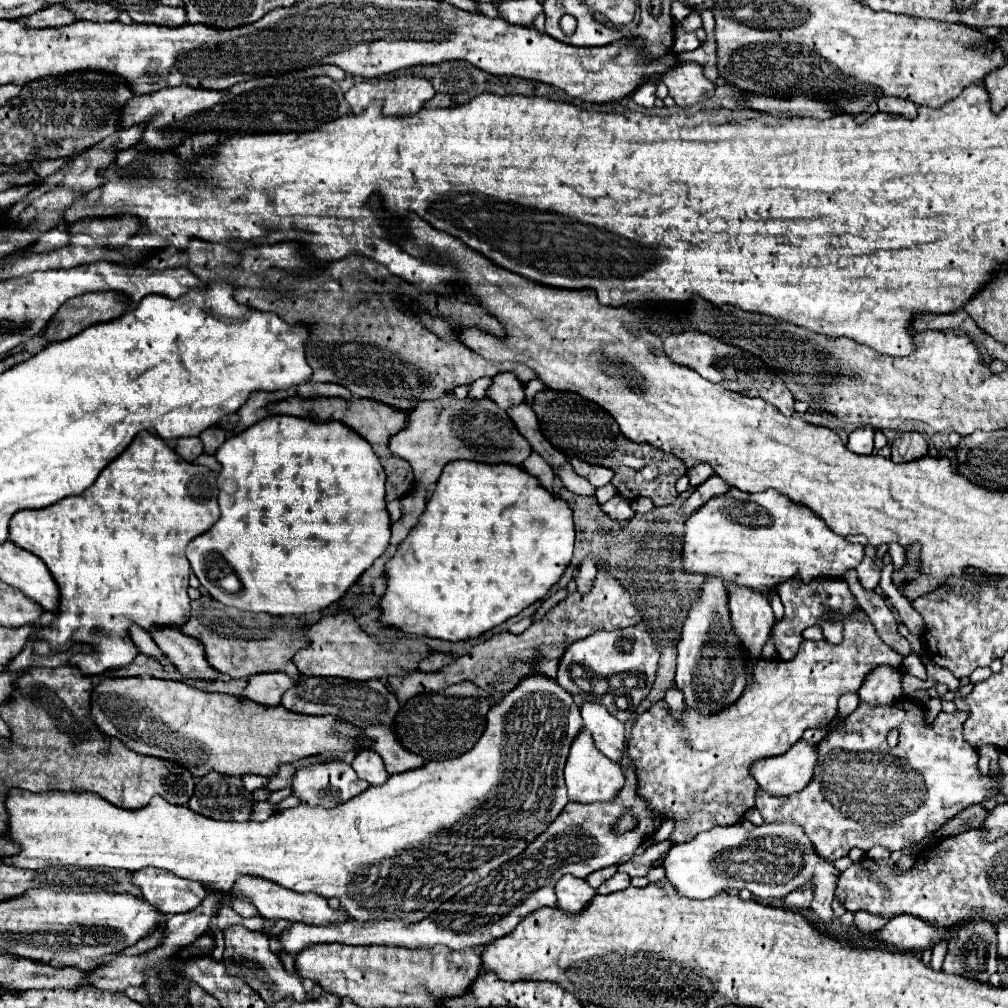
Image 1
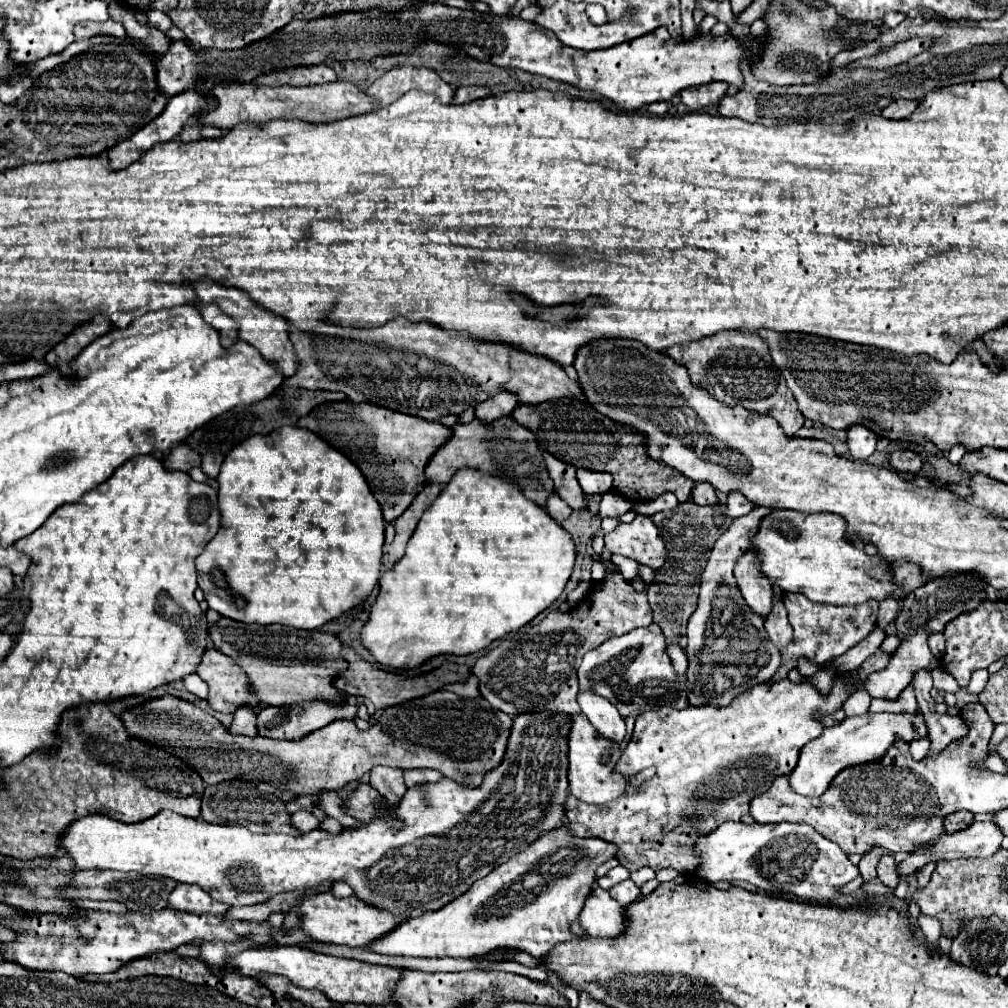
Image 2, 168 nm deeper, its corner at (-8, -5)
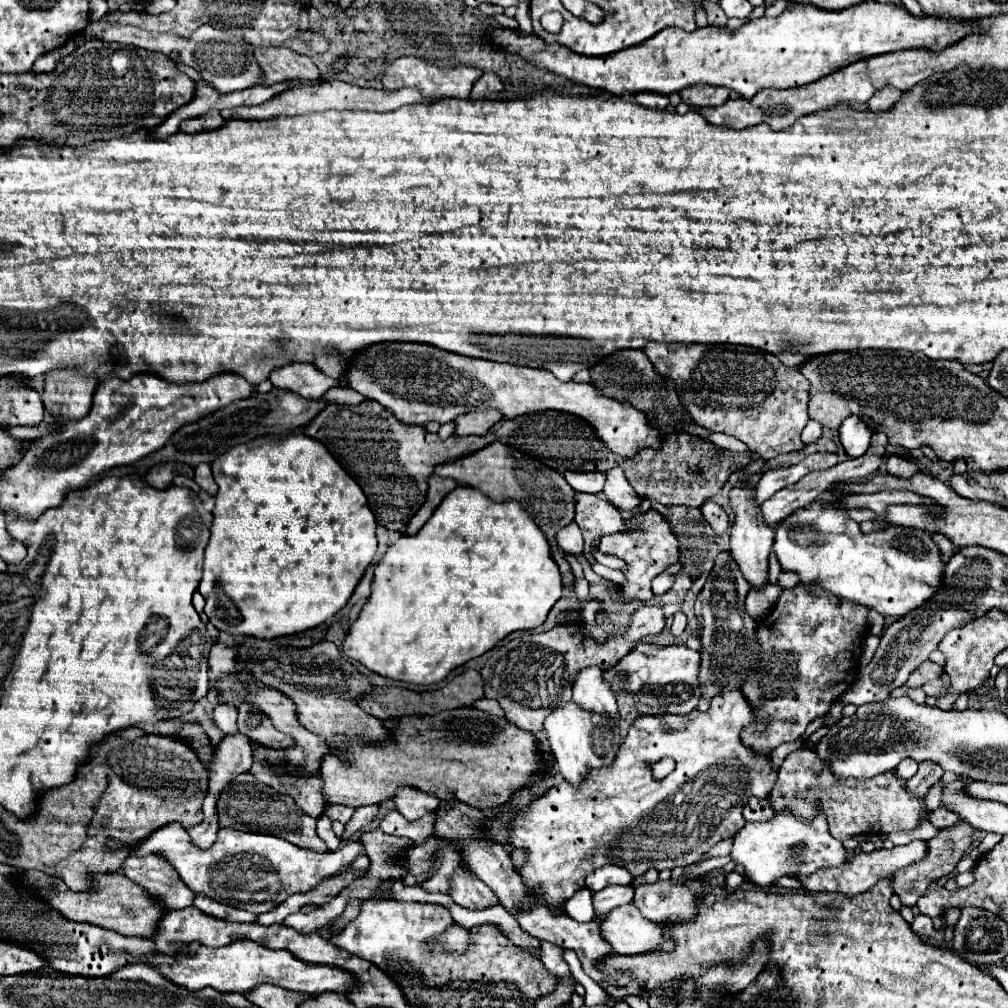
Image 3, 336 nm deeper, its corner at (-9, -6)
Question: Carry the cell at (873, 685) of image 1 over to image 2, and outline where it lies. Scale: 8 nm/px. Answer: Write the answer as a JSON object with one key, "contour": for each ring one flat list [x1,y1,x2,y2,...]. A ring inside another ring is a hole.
{"contour":[[967,573,967,575,953,575,953,577,943,577,943,579,931,579,925,585,921,585,919,589,911,591,903,601,901,601,901,609,897,613,895,619,895,627,897,627,897,637,903,639,901,647,891,655,891,661,887,665,887,669,883,671,875,671,867,677,865,681,865,689,869,691,871,697,879,697,879,699,897,699,901,695,901,691,911,683,913,673,917,669,927,667,933,661,933,653,927,647,927,637,931,633,943,631,943,627,955,619,957,615,975,609,981,601,983,601,983,587,985,583]]}

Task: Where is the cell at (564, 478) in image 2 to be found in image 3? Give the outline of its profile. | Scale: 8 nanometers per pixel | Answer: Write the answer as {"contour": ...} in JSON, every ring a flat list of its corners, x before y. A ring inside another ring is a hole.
{"contour":[[578,494,576,502,576,524,580,526,586,542,586,554,590,552,590,544,604,536,616,532,628,532,630,526,622,518,616,506,608,500,598,498,594,494]]}

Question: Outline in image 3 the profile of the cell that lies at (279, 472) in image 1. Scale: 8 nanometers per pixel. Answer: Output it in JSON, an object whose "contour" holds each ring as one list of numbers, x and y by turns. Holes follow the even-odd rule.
{"contour":[[290,432,284,438,278,438,276,442,270,442,268,437,260,437,246,444,234,446,222,456,218,456,212,464,212,474,218,484,218,494,212,510,212,526,210,526,210,542,206,546,206,558,204,558,204,576,200,580,198,592,204,596,206,606,204,614,208,616,208,622,230,636,244,634,244,636,256,636,264,640,280,638,280,636,290,636,298,634,310,628,316,628,330,620,338,610,346,606,350,600,356,584,360,582,364,564,368,566,376,554,376,518,372,510,368,508,368,500,362,492,362,488,342,470,342,466,334,460,334,456,329,449,320,441,301,432]]}

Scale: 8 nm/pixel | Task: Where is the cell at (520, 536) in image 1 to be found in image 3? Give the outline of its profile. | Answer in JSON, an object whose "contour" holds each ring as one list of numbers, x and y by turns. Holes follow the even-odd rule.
{"contour":[[458,486,442,500,442,504,432,514,432,518,414,536,400,536,400,540,396,540,392,546,388,546,386,554,374,568,372,594,366,600,366,604,362,606,358,620,352,622,342,650,350,660,360,662,362,666,366,666,368,670,372,670,380,676,410,682,410,684,424,684,424,686,436,684,436,682,442,682,454,668,492,650,508,634,512,634,516,630,534,630,540,624,544,624,550,608,558,602,560,594,562,594,562,578,560,578,560,570,558,570,556,562,552,560,550,546,548,546,542,530,534,524,534,520,530,520,530,516,522,510,522,506,518,502,500,504,500,502,494,502,488,496,484,496,480,490,474,490,468,486]]}

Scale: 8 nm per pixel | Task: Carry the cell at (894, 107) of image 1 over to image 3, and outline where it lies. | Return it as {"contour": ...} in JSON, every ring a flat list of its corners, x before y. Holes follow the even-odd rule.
{"contour":[[884,86,882,90,878,90,878,94,874,94,874,98,870,98,870,104,868,108,870,110,878,110,878,112,884,112,884,110,890,110,896,100,902,96,900,90,894,90,894,86]]}

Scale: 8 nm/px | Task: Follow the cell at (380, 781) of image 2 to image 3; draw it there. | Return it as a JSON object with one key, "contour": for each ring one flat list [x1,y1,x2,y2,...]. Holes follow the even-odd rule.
{"contour":[[398,788,396,796,398,796,394,798,396,810,408,820,418,820,424,814,430,814,440,806,440,800,436,796,424,794,416,788]]}

